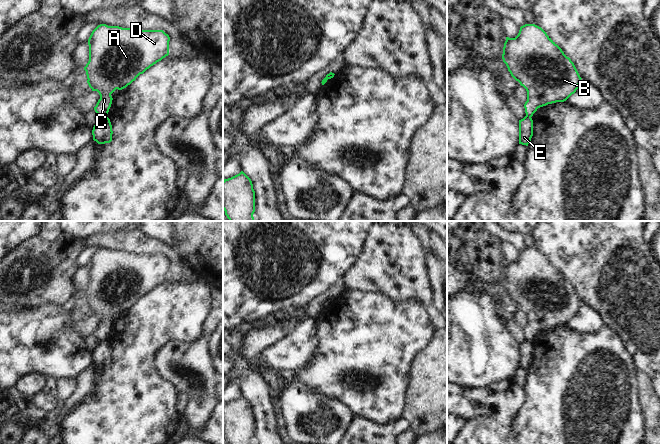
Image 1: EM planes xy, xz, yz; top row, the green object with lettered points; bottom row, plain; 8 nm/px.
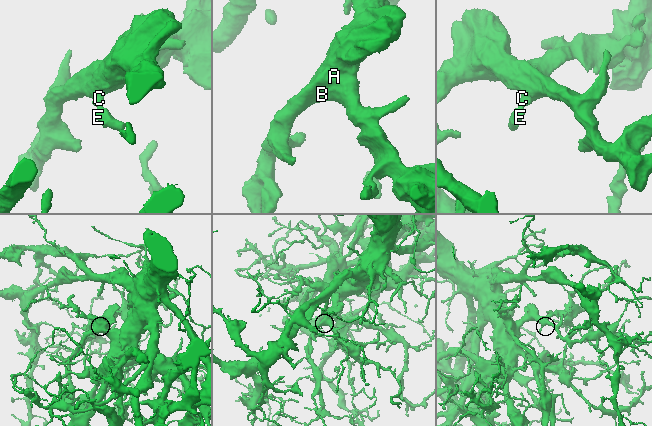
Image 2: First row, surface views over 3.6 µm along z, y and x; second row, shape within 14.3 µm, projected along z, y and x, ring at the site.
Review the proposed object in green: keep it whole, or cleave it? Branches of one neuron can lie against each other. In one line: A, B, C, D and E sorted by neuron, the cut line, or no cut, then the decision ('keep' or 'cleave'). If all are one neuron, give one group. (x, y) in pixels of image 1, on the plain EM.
A B C D / E | xy (105, 339), (100, 341) | cleave

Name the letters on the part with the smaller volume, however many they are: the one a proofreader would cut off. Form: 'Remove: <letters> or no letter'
Remove: E

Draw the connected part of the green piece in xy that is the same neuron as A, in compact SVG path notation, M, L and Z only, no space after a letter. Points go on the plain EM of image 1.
M98 249L88 263L87 307L100 319L95 336L106 340L111 318L130 309L147 293L169 279L170 261L163 254L134 254Z

